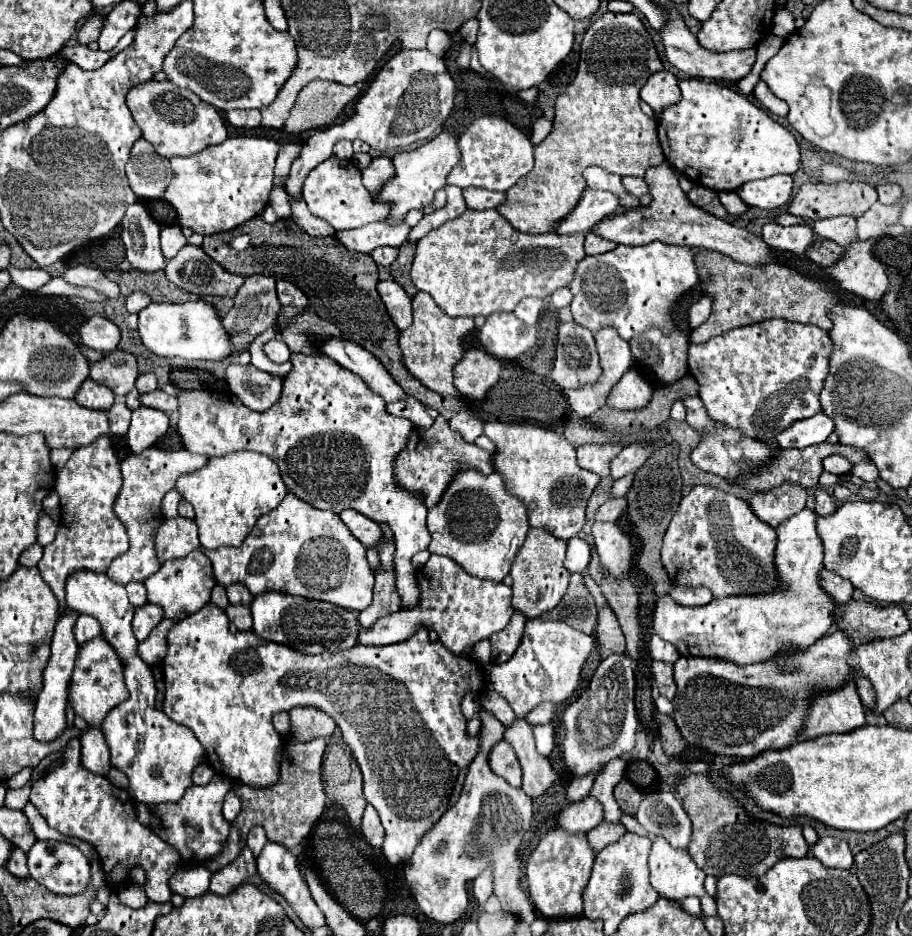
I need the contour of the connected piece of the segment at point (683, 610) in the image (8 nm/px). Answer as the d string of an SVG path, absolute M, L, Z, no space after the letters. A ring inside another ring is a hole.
M802 509L796 517L788 517L784 525L778 525L776 535L774 565L778 587L774 591L712 599L704 607L684 607L664 595L658 599L652 615L656 633L676 645L680 655L716 657L736 665L762 663L790 649L804 649L824 637L834 623L836 601L820 585L824 549L816 535L816 513Z

